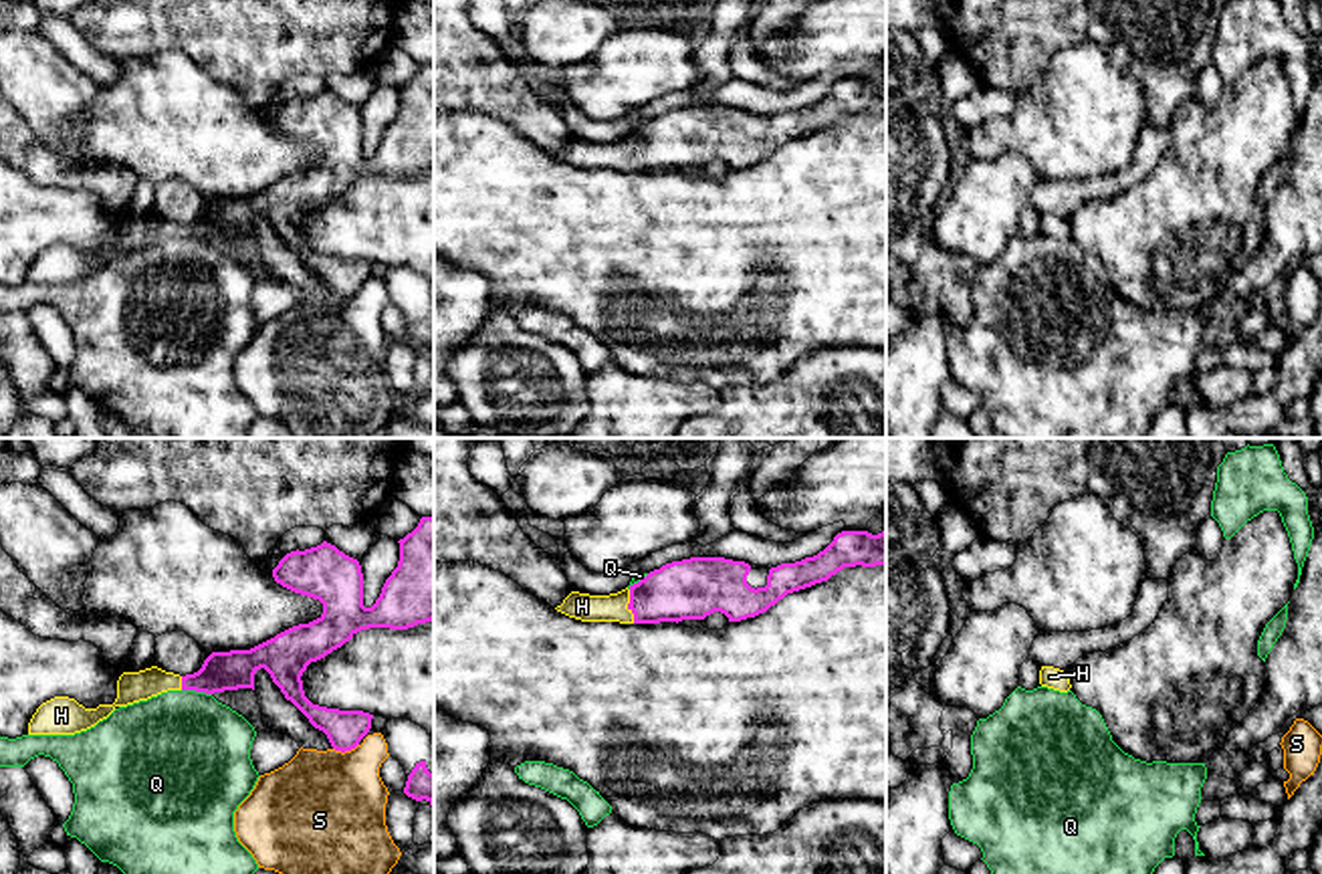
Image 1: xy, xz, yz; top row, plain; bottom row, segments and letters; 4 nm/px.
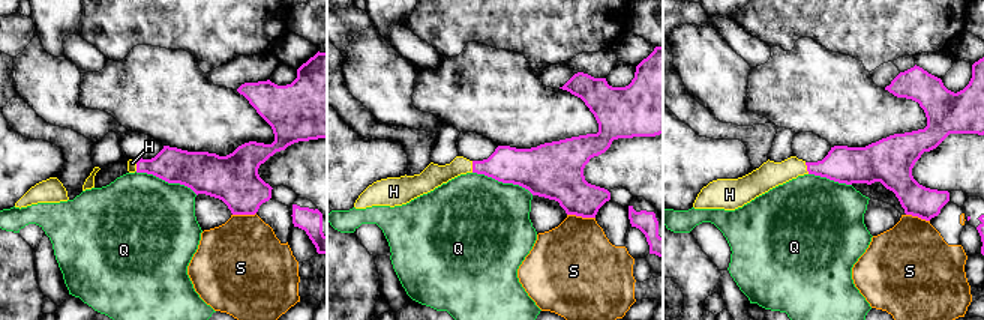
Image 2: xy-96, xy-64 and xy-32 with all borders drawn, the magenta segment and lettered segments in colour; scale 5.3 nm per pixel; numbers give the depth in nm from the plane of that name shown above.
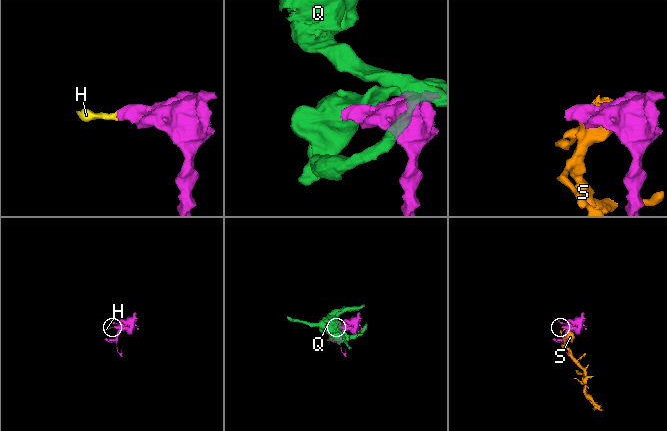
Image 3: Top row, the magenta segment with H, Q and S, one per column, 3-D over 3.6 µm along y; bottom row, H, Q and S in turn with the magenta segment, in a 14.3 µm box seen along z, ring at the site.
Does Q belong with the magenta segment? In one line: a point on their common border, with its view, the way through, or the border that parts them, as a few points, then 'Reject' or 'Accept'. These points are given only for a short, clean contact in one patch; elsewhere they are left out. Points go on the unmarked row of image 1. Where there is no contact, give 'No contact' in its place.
Touches magenta at xy (196, 239). Boundary: xy (182, 237), (210, 243). Reject

